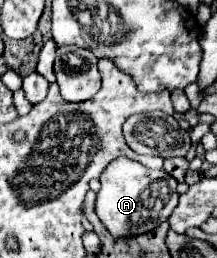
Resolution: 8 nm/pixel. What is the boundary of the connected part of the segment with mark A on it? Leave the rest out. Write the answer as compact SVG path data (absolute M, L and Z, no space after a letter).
M116 158L100 176L102 188L96 198L96 214L114 238L140 236L156 230L170 218L178 204L178 182L164 170L150 170L134 160Z

